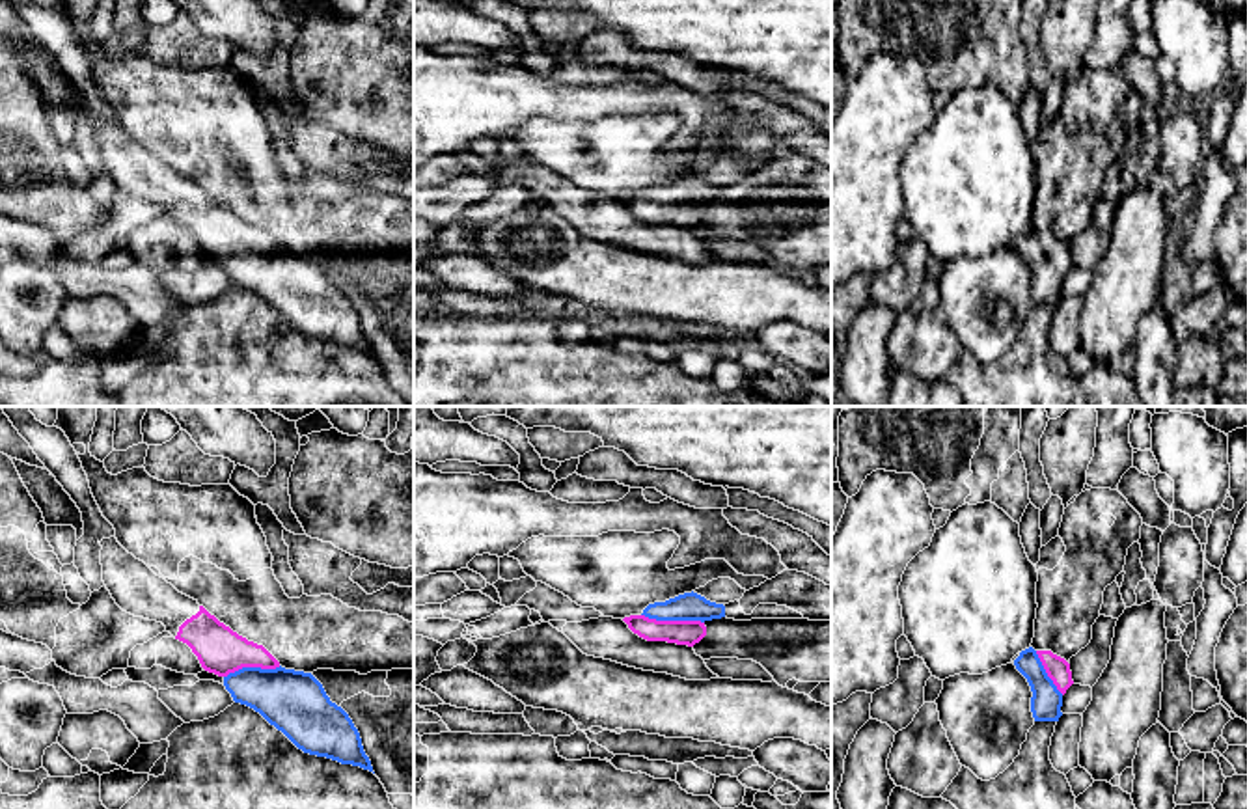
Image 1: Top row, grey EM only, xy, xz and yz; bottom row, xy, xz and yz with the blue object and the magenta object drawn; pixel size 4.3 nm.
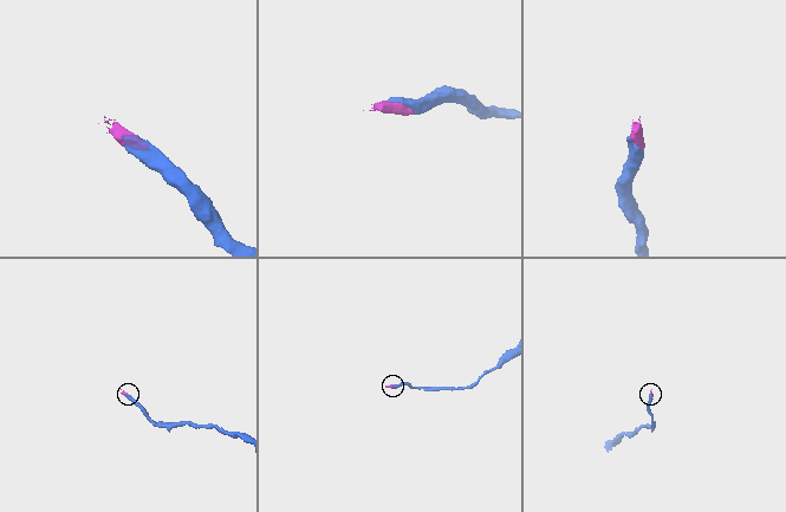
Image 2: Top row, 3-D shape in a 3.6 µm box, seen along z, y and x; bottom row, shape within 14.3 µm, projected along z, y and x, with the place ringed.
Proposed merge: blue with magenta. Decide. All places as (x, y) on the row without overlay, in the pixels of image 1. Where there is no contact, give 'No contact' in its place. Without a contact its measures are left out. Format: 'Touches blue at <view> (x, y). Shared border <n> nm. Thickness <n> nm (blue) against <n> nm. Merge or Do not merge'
Touches blue at xz (673, 202). Shared border 280 nm. Thickness 130 nm (blue) against 110 nm. Merge

